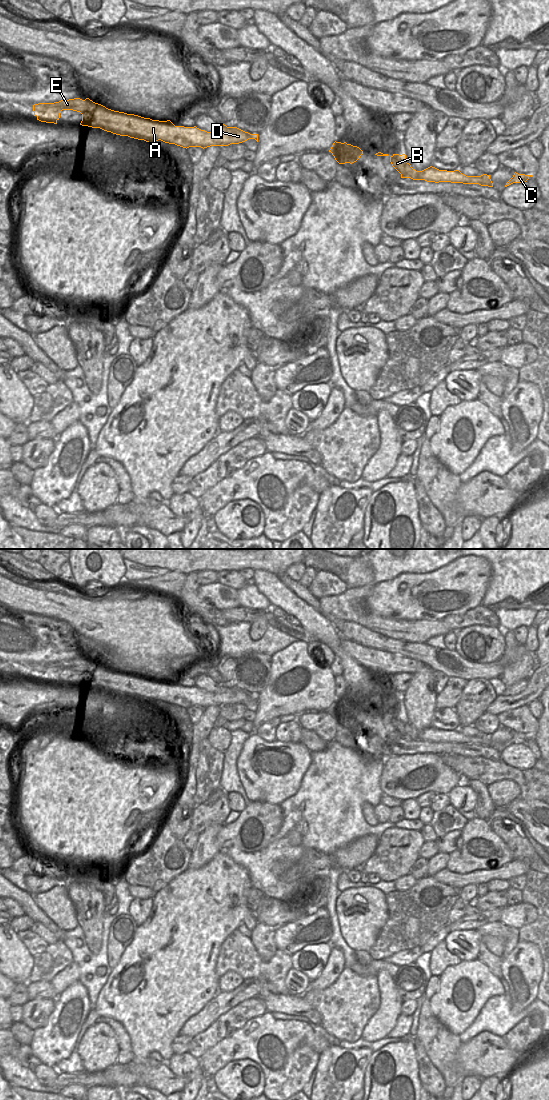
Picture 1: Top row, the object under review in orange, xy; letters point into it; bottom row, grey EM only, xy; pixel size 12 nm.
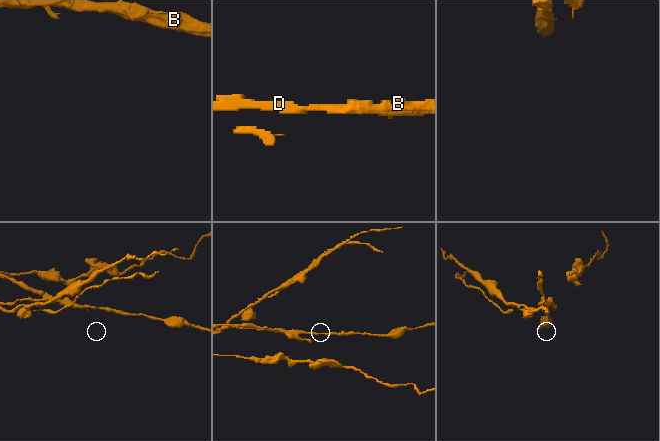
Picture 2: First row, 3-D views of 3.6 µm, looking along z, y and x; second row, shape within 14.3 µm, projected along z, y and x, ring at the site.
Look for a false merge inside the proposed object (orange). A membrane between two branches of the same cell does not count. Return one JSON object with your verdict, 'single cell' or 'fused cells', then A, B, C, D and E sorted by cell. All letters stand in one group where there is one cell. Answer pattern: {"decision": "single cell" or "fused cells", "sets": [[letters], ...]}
{"decision": "fused cells", "sets": [["A", "B", "C", "D"], ["E"]]}

